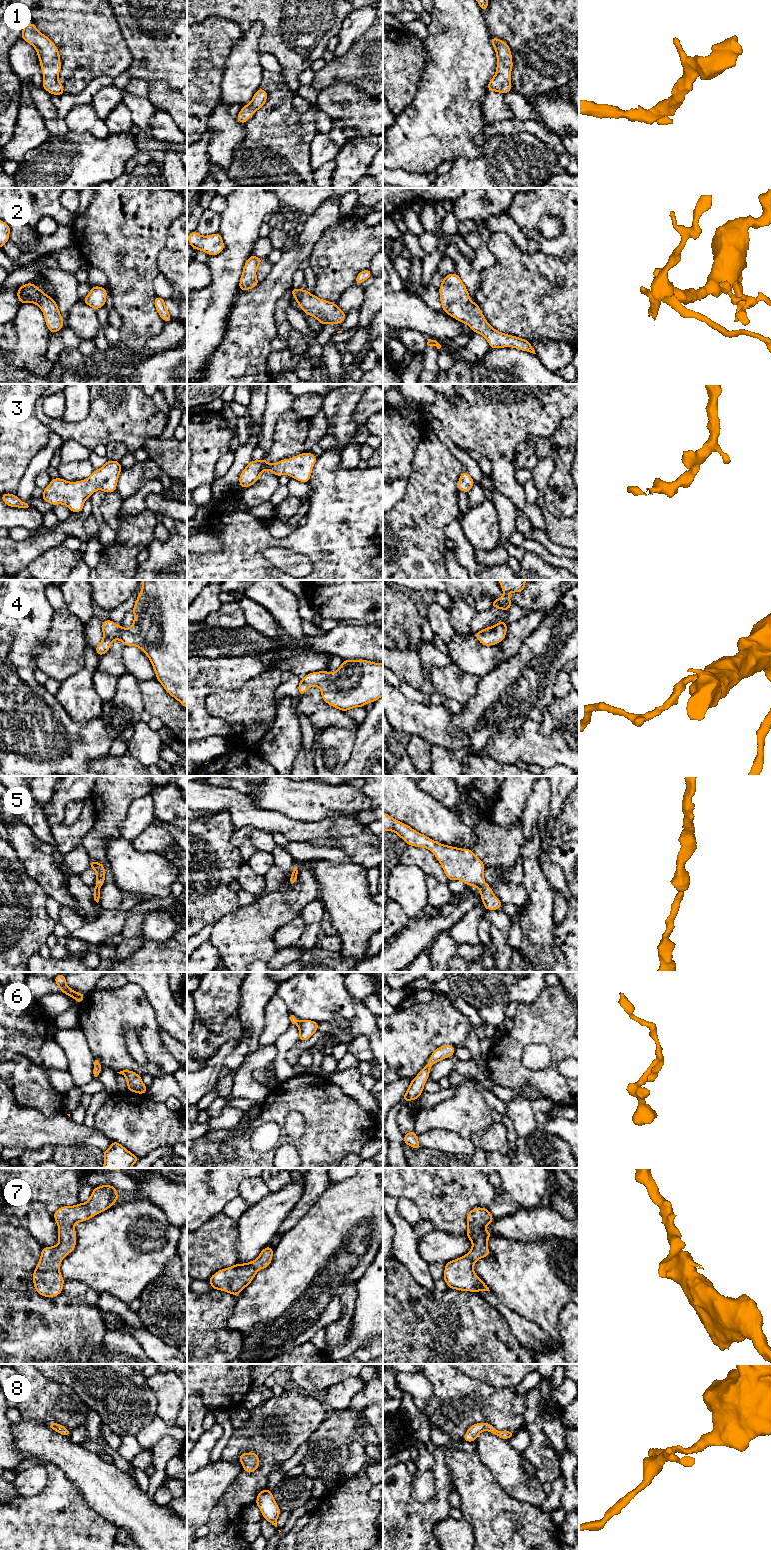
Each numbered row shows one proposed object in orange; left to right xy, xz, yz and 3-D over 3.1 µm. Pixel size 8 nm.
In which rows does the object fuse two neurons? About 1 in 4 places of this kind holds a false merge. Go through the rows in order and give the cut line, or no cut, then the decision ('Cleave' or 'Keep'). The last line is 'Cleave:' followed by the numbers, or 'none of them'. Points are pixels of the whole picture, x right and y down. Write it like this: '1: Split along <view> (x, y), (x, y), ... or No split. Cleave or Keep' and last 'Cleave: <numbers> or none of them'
1: No split. Keep
2: No split. Keep
3: No split. Keep
4: No split. Keep
5: No split. Keep
6: No split. Keep
7: No split. Keep
8: No split. Keep
Cleave: none of them

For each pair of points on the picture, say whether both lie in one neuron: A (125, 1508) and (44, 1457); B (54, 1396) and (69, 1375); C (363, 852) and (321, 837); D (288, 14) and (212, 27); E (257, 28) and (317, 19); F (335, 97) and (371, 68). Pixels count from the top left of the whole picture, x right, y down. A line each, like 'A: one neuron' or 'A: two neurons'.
A: one neuron
B: two neurons
C: two neurons
D: two neurons
E: two neurons
F: two neurons

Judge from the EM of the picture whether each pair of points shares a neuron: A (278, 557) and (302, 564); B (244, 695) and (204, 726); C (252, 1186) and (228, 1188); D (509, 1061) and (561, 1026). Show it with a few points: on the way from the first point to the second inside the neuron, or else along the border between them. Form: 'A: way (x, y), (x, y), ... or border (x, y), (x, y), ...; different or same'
A: way (284, 559), (296, 564); same
B: border (209, 694), (205, 700), (205, 709), (231, 725); different
C: border (254, 1178), (246, 1178), (240, 1184), (239, 1194); different
D: way (516, 1046), (536, 1026), (546, 1026); same

